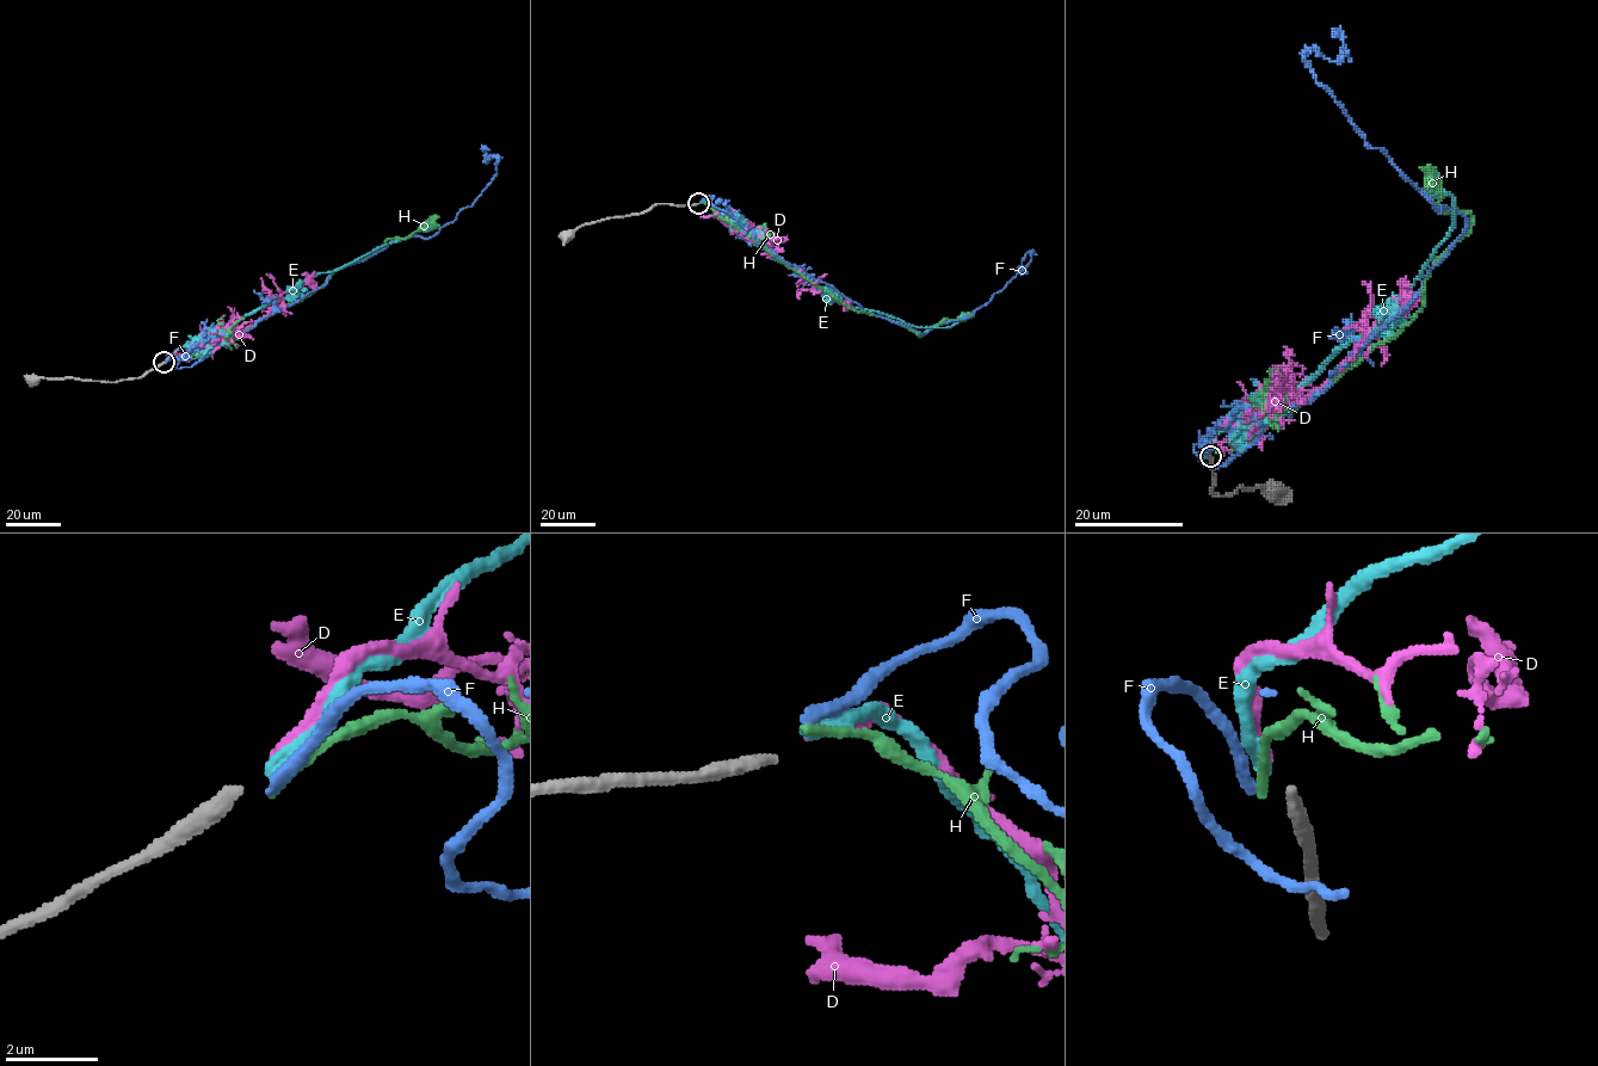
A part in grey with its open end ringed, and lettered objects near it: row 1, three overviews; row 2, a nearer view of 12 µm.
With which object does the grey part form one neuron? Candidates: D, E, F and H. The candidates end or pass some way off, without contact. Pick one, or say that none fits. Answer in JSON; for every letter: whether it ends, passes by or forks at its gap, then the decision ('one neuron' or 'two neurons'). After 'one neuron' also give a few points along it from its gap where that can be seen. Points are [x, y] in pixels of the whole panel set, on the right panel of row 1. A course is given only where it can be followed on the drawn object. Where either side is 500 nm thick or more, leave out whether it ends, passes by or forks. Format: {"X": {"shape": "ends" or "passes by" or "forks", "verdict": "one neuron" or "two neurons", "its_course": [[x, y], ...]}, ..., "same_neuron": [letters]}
{"D": {"shape": "ends", "verdict": "one neuron", "its_course": [[1208, 454], [1207, 441], [1239, 441], [1336, 376], [1404, 296], [1405, 283], [1400, 283]]}, "E": {"shape": "ends", "verdict": "two neurons"}, "F": {"shape": "ends", "verdict": "two neurons"}, "H": {"shape": "ends", "verdict": "two neurons"}, "same_neuron": ["D"]}

